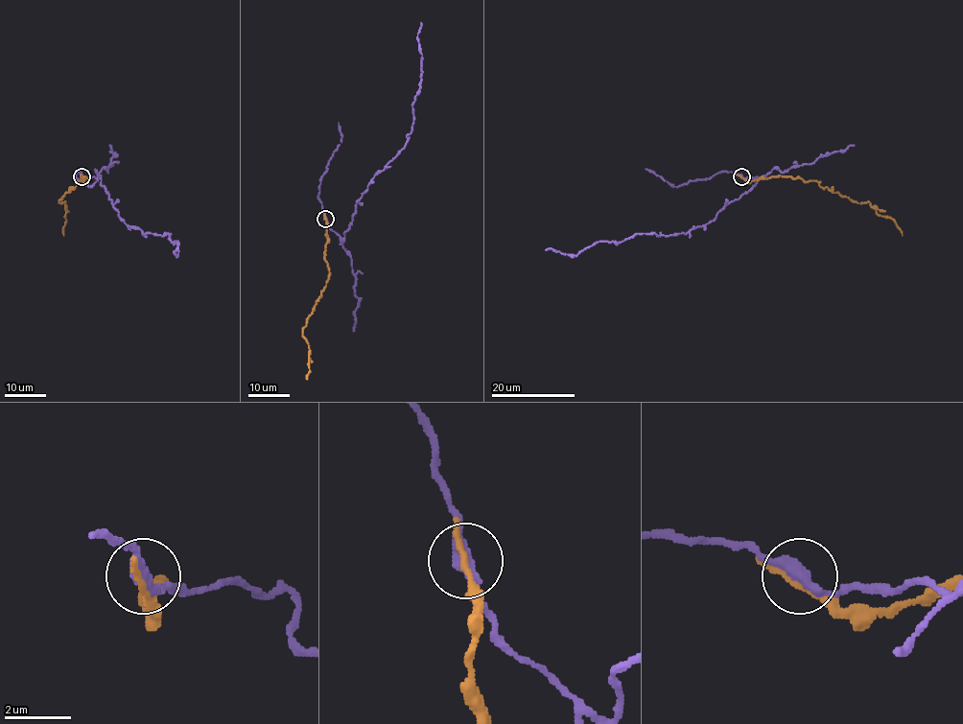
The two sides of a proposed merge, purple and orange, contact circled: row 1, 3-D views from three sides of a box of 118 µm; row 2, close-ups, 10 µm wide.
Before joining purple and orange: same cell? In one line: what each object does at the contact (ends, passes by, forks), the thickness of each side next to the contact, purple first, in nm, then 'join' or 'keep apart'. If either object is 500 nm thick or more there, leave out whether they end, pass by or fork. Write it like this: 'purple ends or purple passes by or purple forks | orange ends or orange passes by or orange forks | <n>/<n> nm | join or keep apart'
purple passes by | orange passes by | 400/160 nm | keep apart

